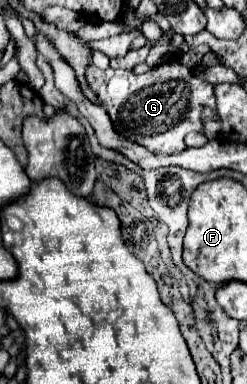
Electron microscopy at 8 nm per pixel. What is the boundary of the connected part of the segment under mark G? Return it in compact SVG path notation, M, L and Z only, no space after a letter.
M170 58L140 76L126 70L100 70L90 66L86 68L86 82L100 102L106 104L108 116L118 134L134 138L138 144L160 154L182 152L186 148L184 136L188 132L202 132L202 108L210 106L216 110L214 86L204 78L198 78L190 68L180 66L176 58Z

